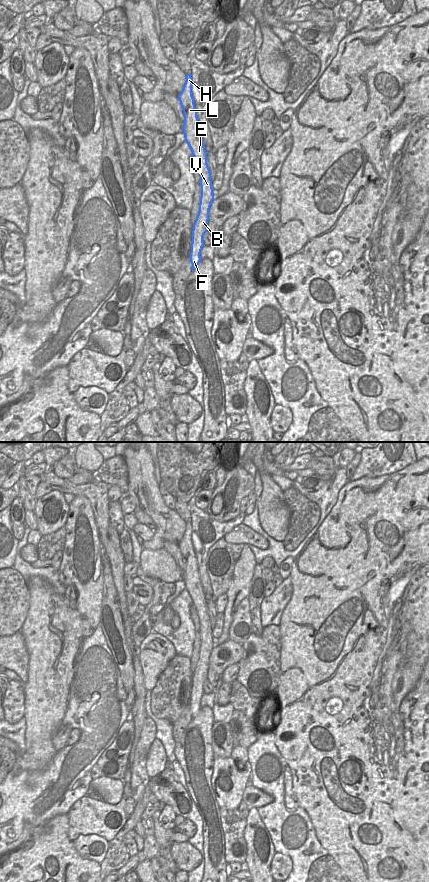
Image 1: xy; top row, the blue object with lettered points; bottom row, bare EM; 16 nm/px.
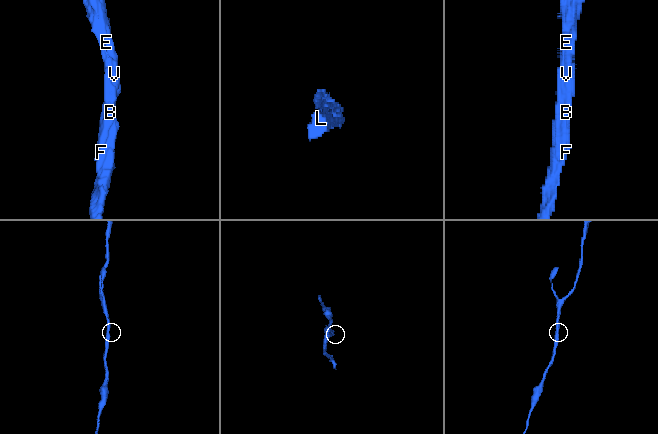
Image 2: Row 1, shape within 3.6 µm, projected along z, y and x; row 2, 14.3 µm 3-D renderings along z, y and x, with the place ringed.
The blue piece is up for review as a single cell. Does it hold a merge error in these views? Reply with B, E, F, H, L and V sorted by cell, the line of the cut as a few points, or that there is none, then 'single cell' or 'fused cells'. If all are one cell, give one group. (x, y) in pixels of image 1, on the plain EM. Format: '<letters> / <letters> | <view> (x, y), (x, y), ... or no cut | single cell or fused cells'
B E F H L V | no cut | single cell

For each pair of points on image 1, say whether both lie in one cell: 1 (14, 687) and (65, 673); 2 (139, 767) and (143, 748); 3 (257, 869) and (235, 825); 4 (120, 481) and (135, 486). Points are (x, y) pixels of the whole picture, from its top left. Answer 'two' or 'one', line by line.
1: two
2: one
3: two
4: two

